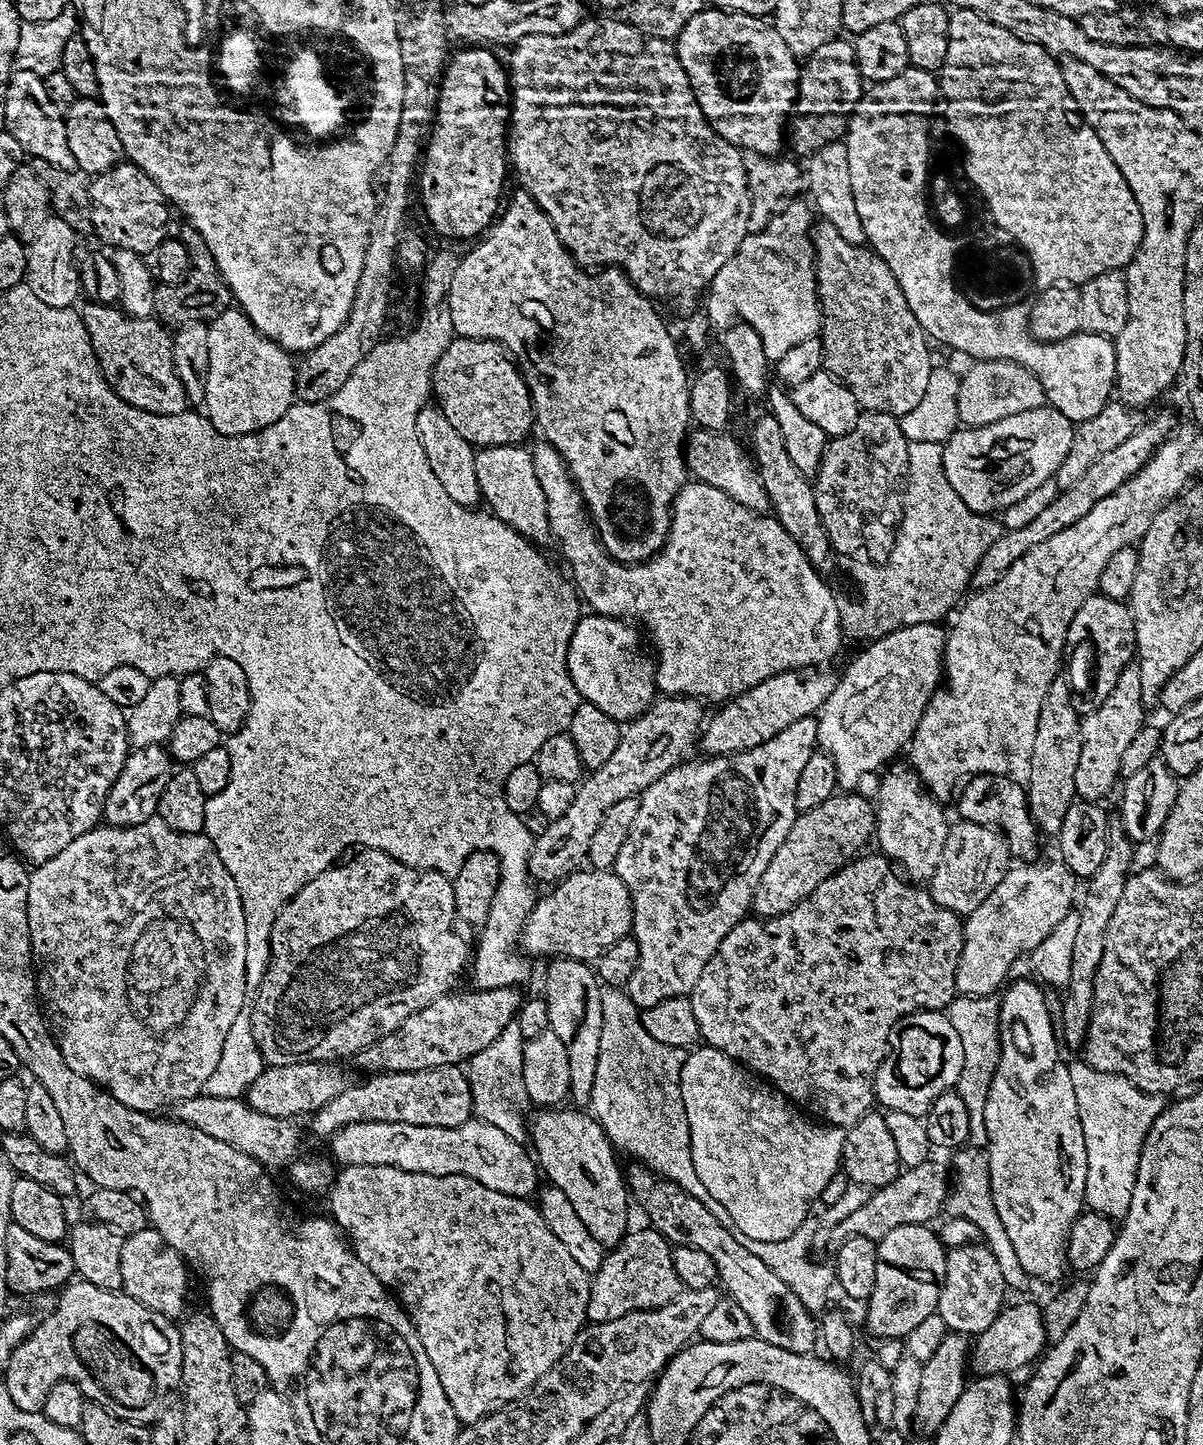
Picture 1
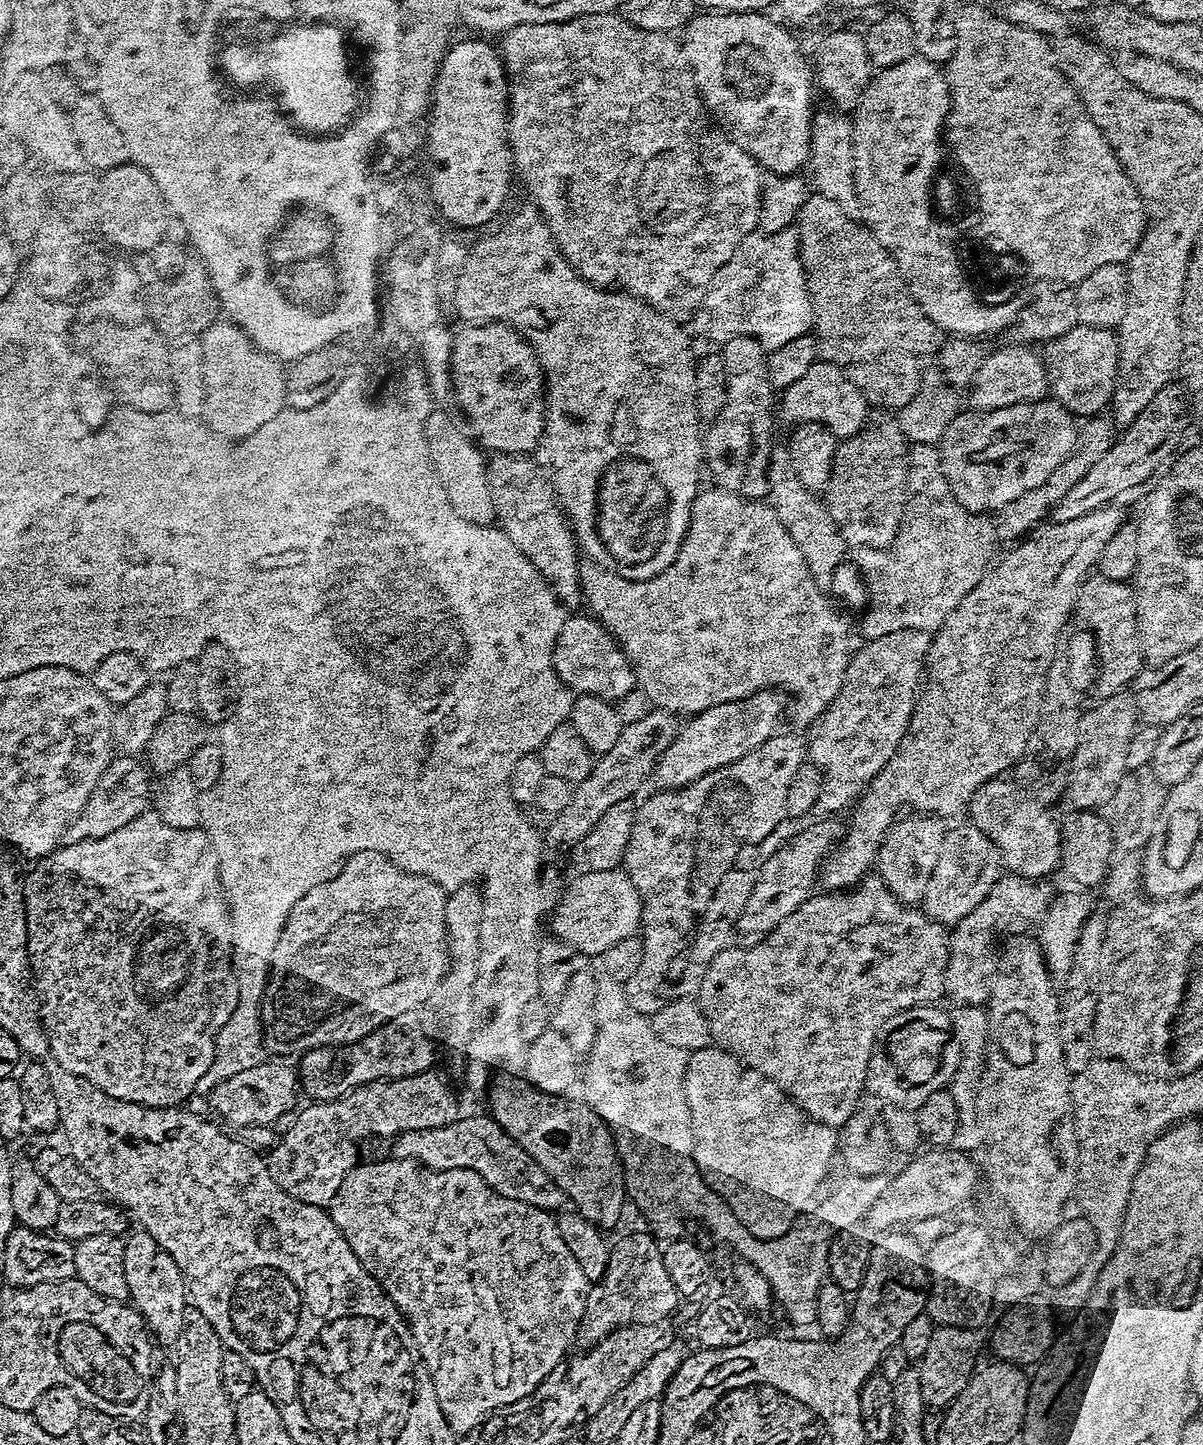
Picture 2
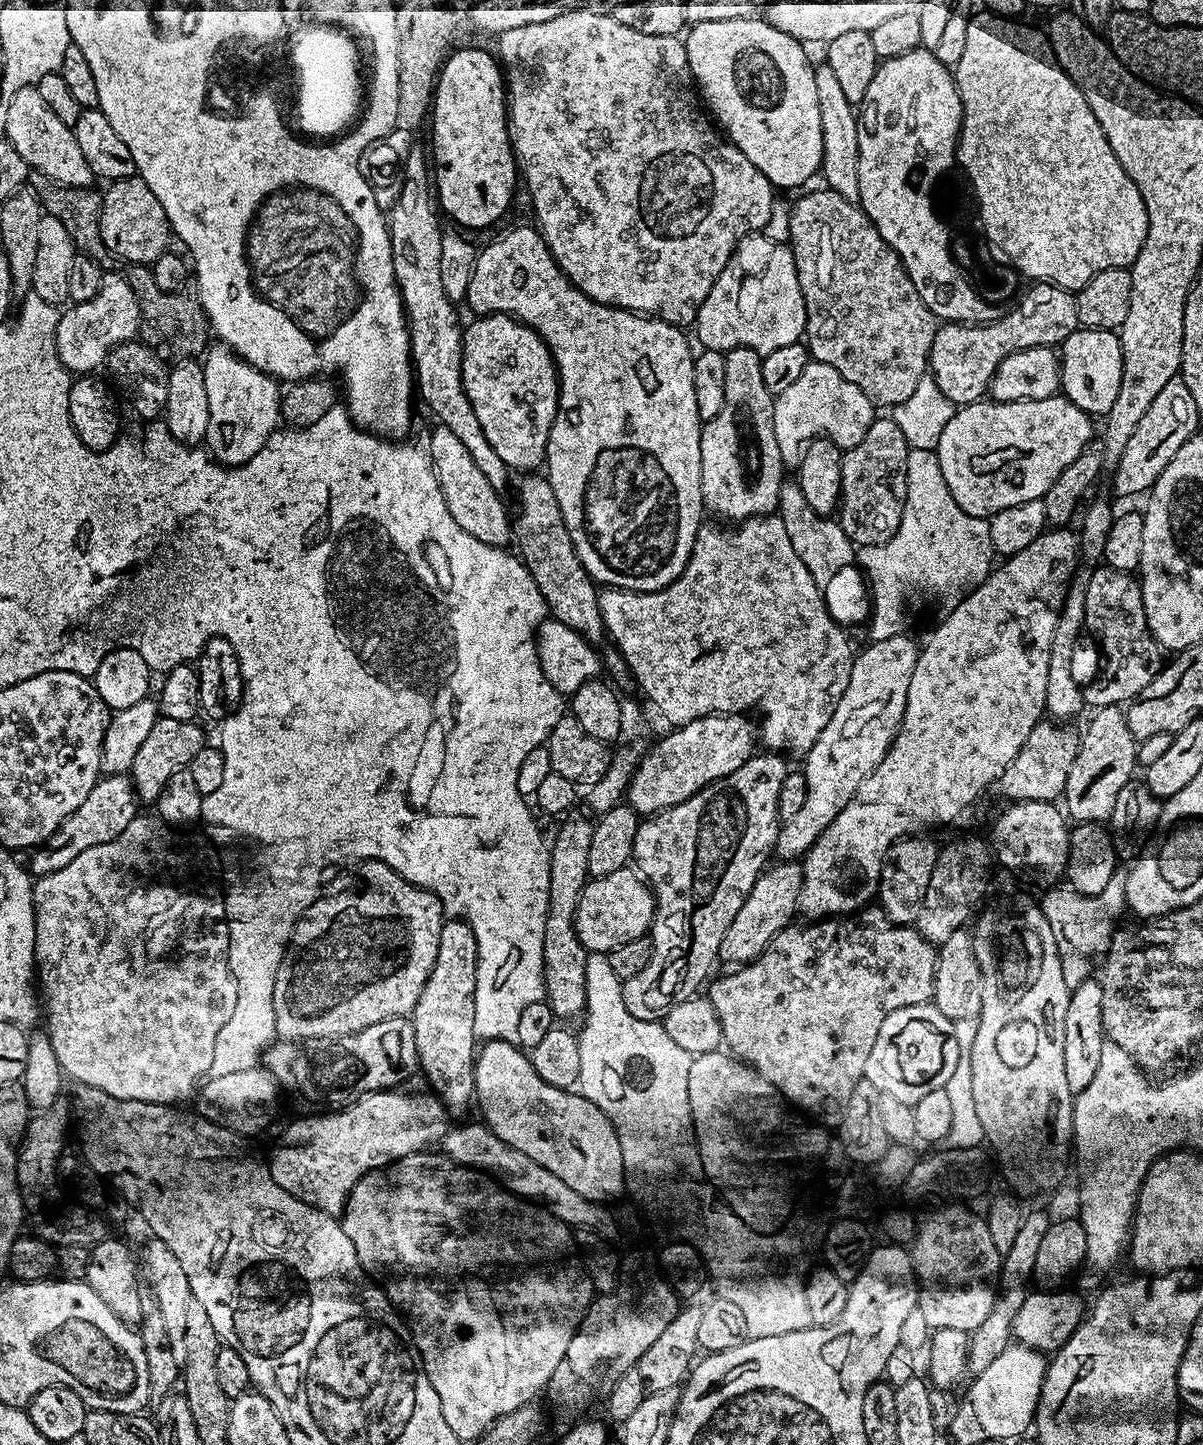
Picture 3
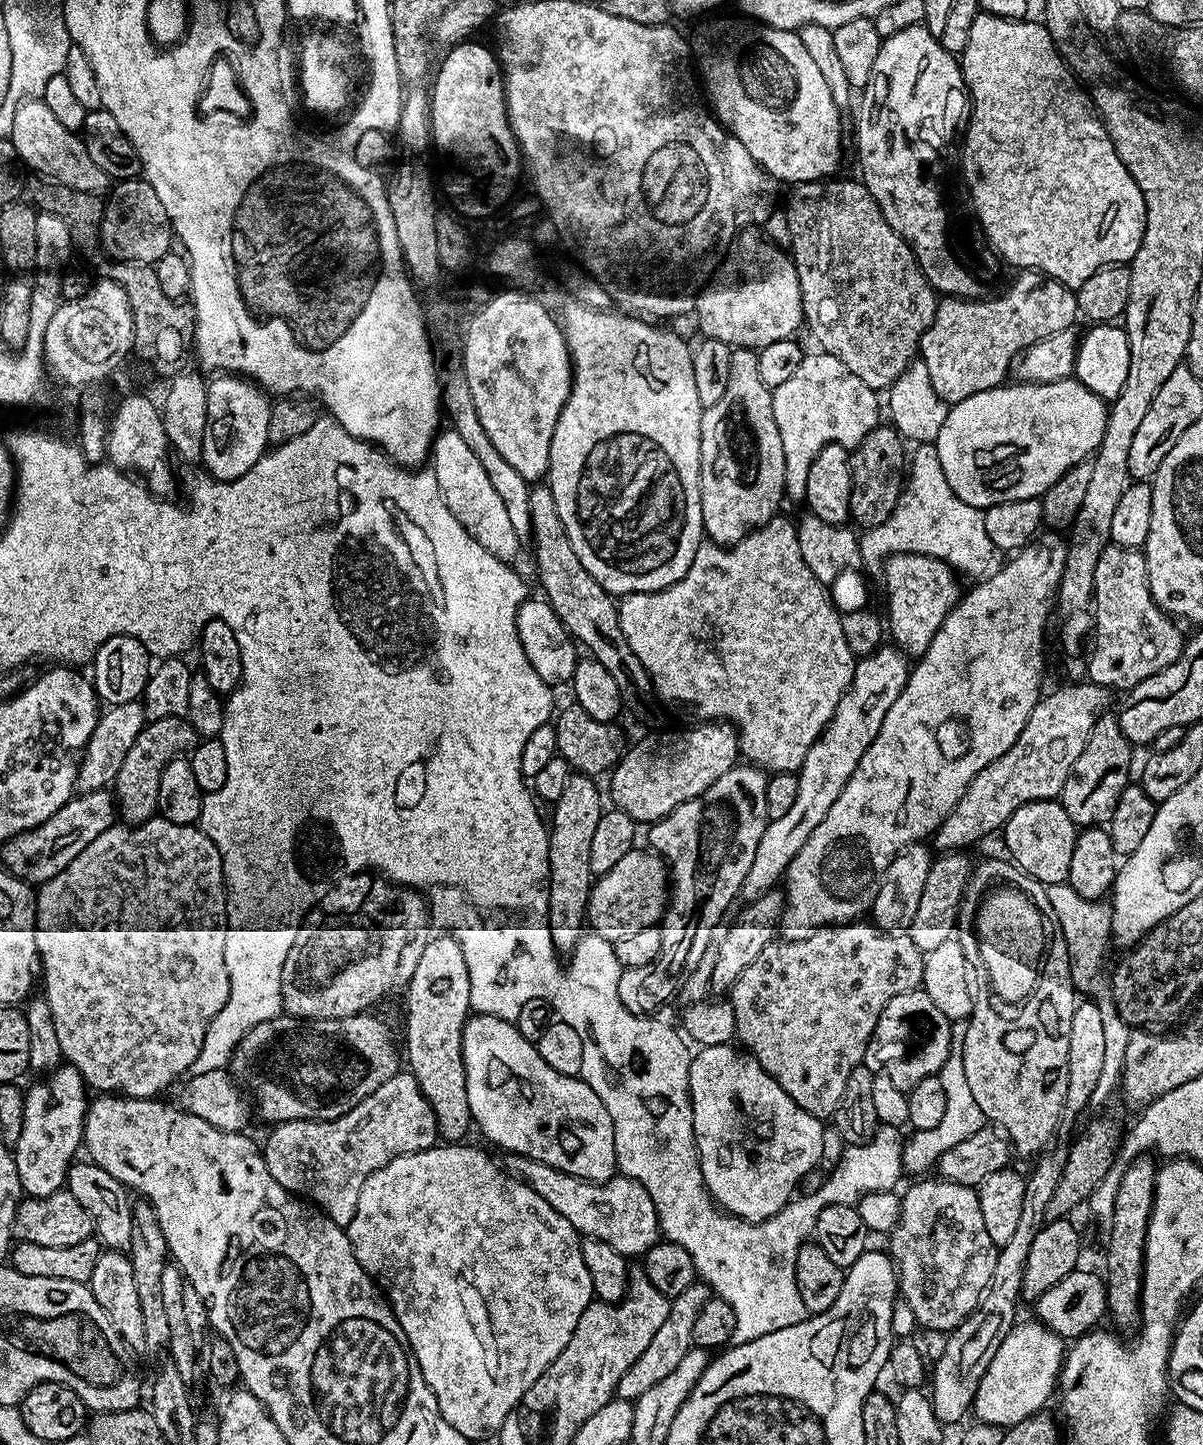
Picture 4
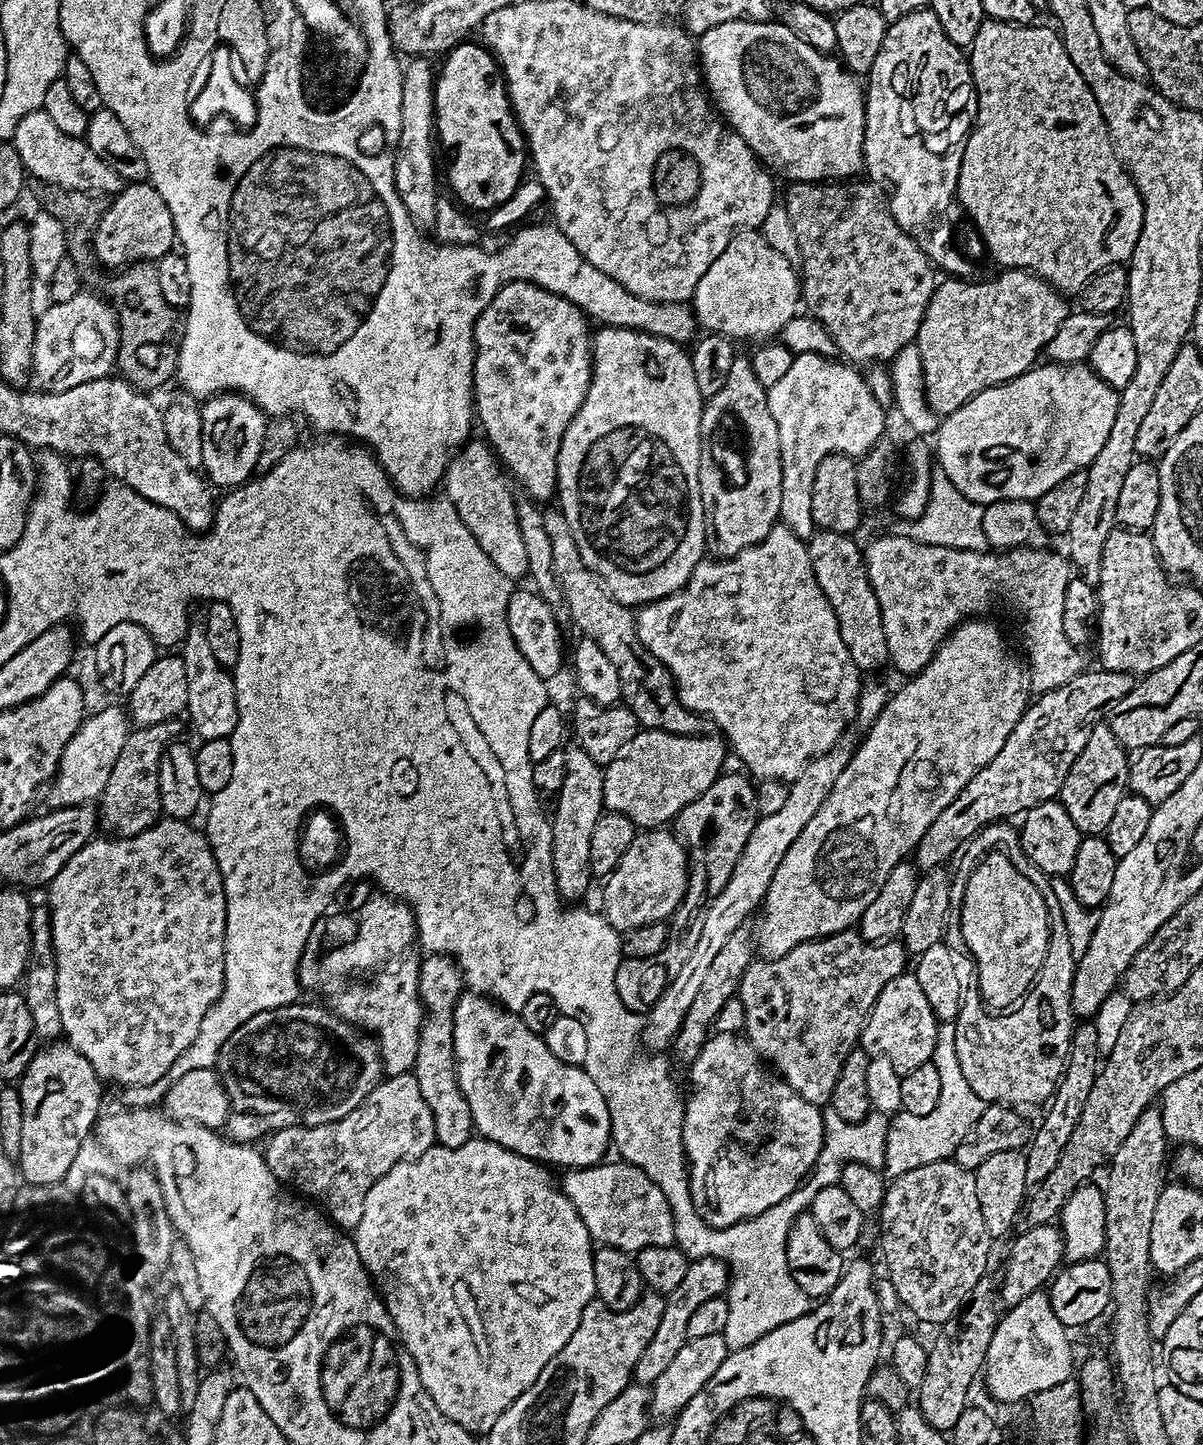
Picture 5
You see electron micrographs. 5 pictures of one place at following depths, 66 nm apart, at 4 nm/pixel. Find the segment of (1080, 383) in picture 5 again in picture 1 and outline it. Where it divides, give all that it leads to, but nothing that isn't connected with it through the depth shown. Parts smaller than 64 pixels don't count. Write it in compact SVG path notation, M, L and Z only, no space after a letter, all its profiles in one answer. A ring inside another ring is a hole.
M1051 406L1022 410L1022 414L1010 414L1002 422L990 422L990 426L961 427L943 443L946 478L970 510L999 513L1055 477L1066 450L1070 450L1073 427L1066 414Z

